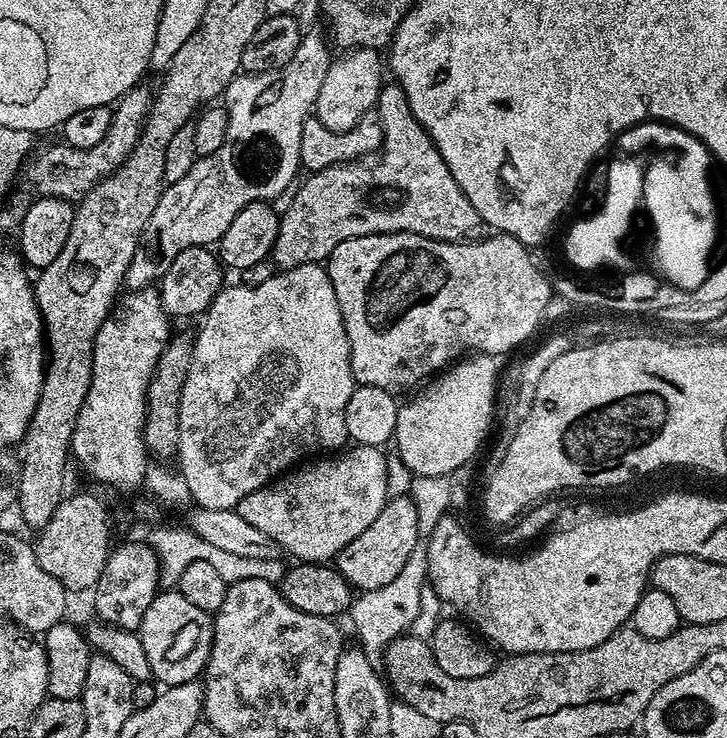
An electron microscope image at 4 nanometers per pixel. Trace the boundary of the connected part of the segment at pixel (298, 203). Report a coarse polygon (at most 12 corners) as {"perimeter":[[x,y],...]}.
{"perimeter":[[399,84],[372,168],[313,172],[280,213],[277,269],[338,242],[467,240],[482,221]]}

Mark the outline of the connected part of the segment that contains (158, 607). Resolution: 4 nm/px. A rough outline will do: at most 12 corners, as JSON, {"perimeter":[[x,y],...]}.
{"perimeter":[[161,590],[138,635],[161,685],[197,679],[212,621]]}

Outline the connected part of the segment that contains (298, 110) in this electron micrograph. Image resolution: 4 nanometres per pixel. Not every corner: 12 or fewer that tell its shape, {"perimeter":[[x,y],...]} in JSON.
{"perimeter":[[301,35],[277,77],[238,74],[226,142],[165,187],[124,284],[155,285],[182,250],[302,168],[302,122],[334,59]]}

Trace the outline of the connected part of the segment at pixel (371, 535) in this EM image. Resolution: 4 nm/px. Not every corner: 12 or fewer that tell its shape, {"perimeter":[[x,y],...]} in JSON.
{"perimeter":[[393,495],[334,557],[357,593],[393,582],[422,544],[418,509]]}

